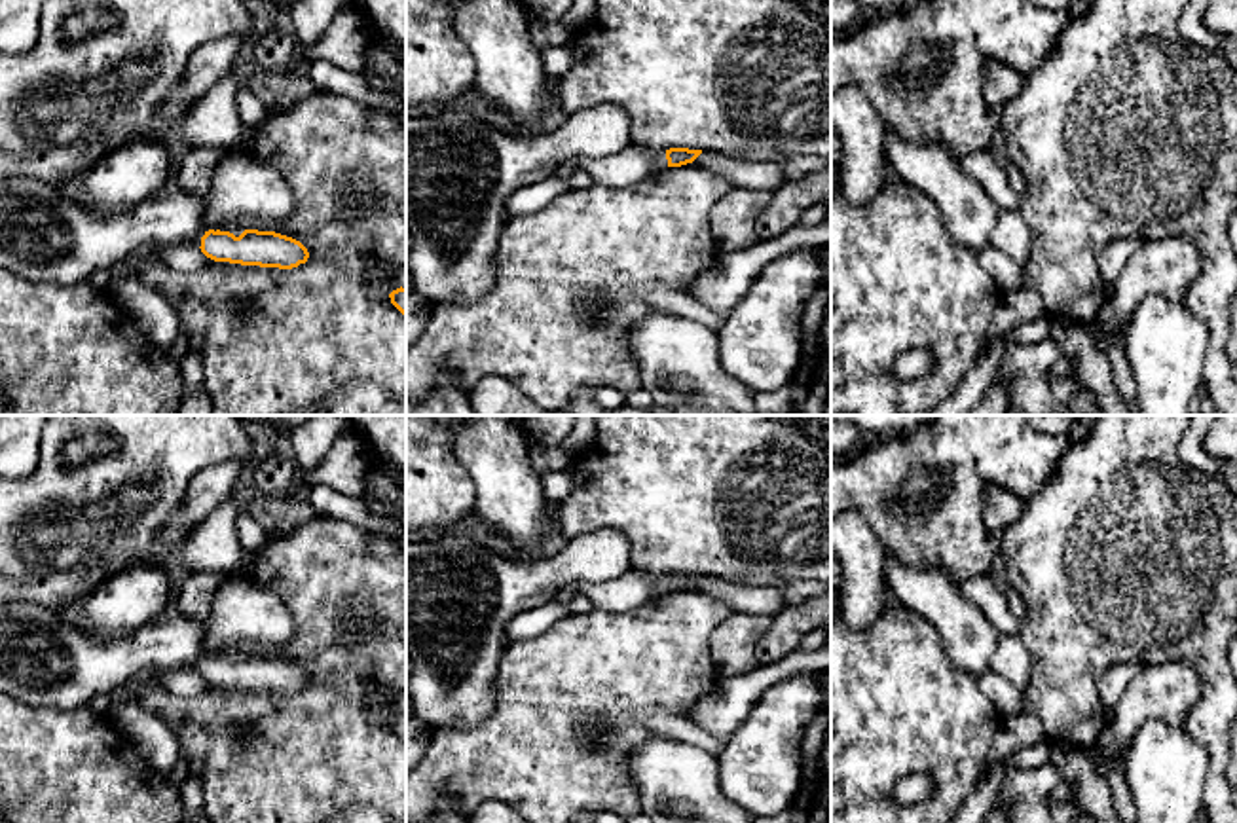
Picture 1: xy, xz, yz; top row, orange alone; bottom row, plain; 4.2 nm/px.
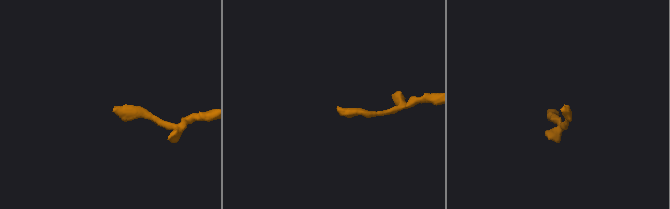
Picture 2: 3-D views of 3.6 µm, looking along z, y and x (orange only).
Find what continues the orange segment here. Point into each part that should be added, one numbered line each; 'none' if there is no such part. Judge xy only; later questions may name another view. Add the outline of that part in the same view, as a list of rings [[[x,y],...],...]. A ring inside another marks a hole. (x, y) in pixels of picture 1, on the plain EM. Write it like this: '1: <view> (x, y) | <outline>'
1: xy (46, 662) | [[[0,605],[0,692],[34,707],[74,709],[156,671],[201,671],[203,622],[175,616],[127,635],[76,628],[40,605]]]

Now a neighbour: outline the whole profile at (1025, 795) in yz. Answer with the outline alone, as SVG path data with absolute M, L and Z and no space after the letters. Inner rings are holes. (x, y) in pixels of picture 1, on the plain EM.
M1051 762L1030 770L1011 766L992 808L1006 810L1009 823L1055 823L1051 796L1059 783L1061 776Z

